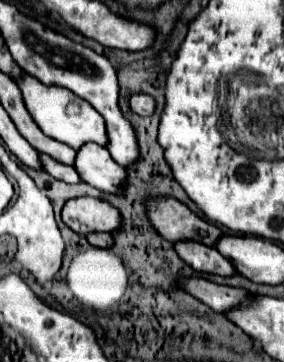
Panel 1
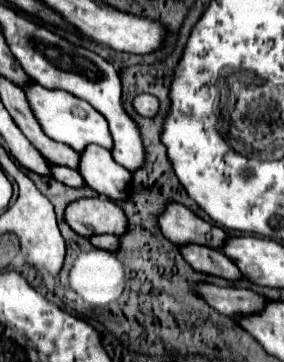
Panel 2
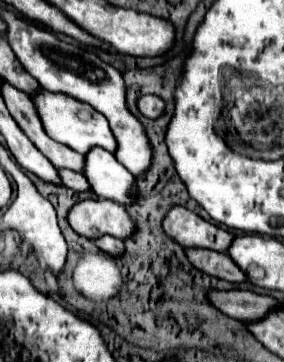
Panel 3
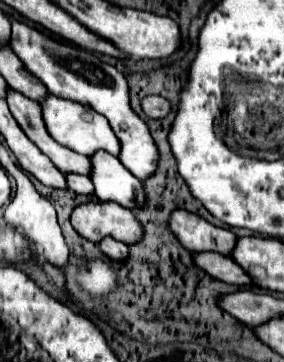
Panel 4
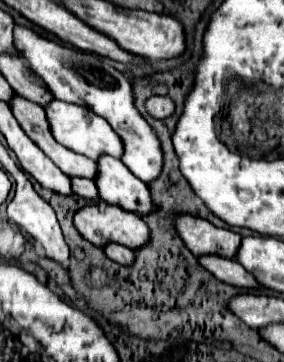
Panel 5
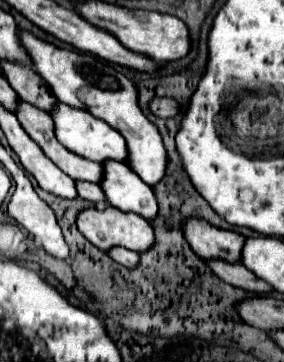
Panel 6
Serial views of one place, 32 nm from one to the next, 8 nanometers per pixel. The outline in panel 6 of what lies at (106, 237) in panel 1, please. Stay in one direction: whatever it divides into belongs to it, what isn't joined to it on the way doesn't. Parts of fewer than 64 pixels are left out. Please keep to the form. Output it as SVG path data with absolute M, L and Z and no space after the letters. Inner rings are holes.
M114 246L114 248L110 248L106 254L108 254L114 262L118 262L118 264L122 264L122 266L126 266L126 268L134 268L134 266L136 266L136 260L138 260L138 254L136 254L136 252L126 250L126 248L122 248L122 246Z

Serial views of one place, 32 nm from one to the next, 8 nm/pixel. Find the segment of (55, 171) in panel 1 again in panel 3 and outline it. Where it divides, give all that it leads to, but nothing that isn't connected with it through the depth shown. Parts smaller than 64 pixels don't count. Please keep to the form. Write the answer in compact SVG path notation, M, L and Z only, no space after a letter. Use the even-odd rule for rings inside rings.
M58 168L58 176L60 176L64 186L68 186L76 192L84 192L84 190L90 188L90 184L84 180L84 176L80 172L74 172L74 170L68 170L68 168Z

